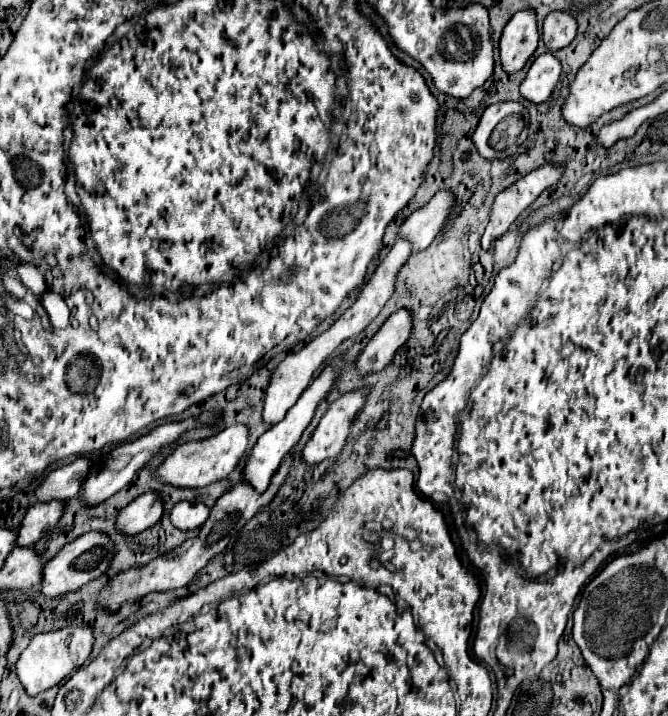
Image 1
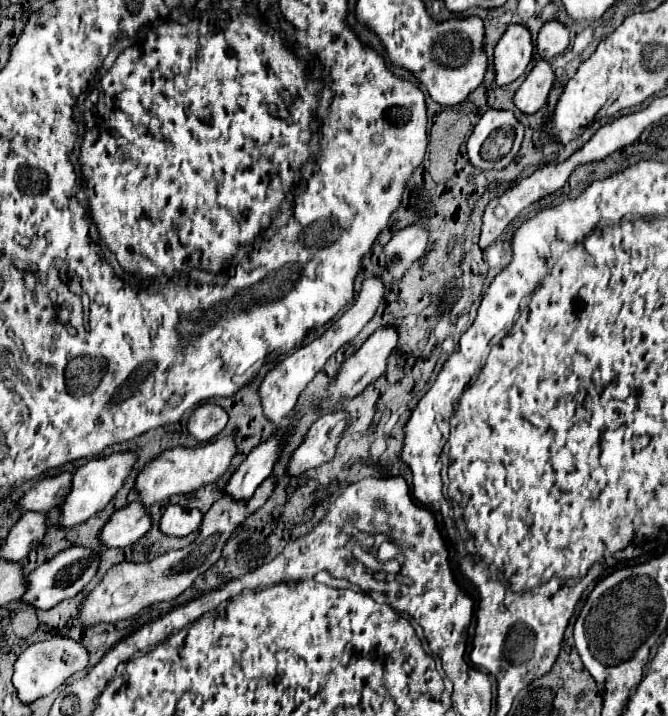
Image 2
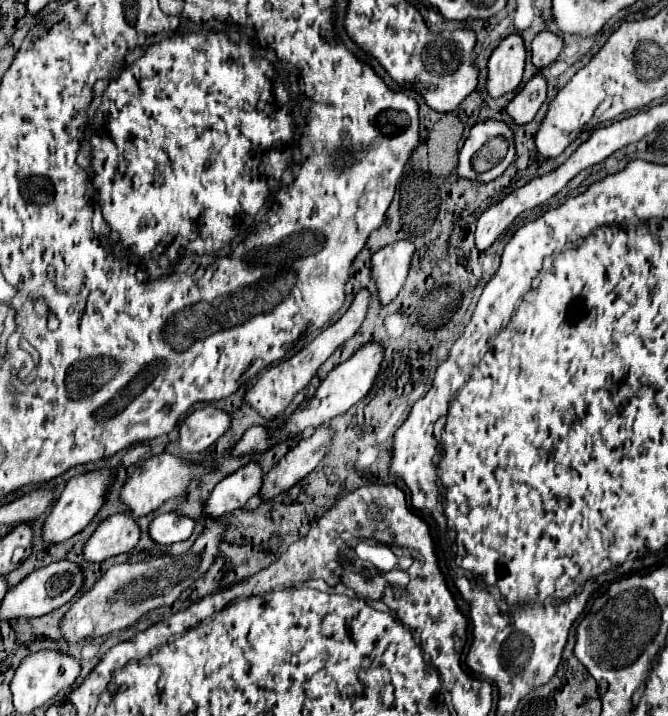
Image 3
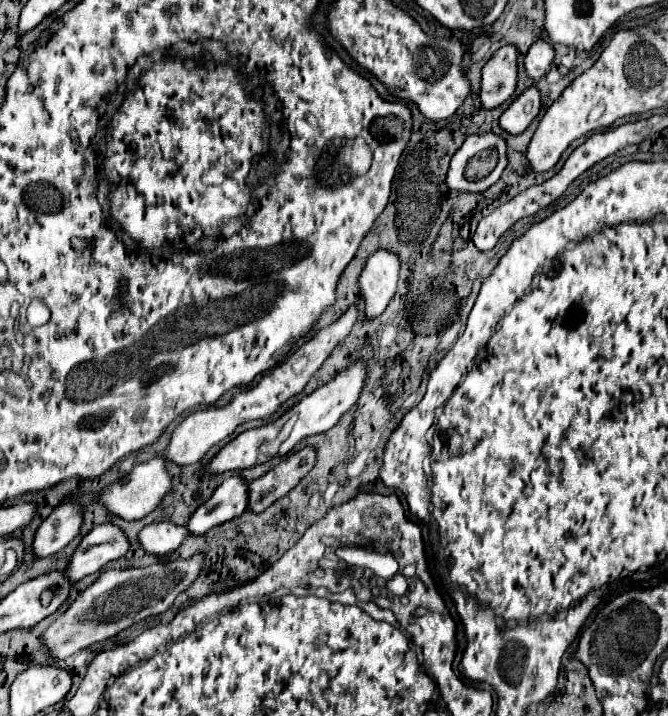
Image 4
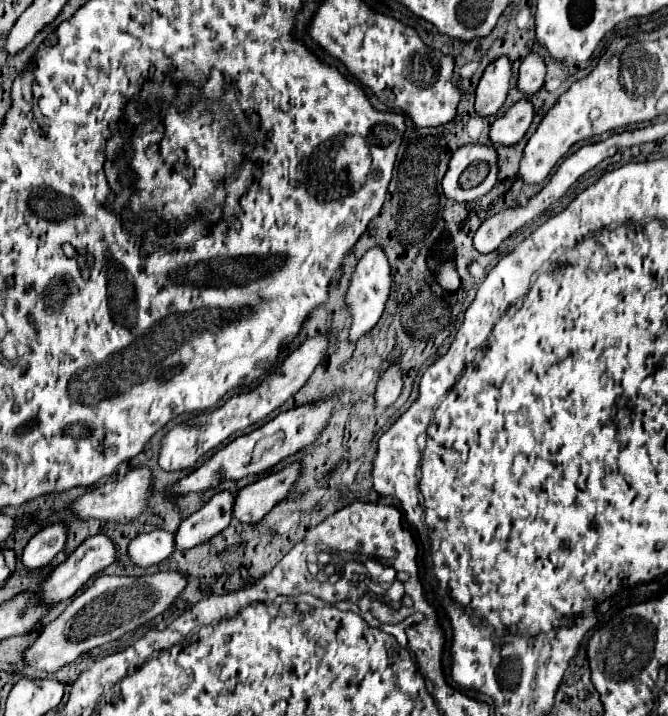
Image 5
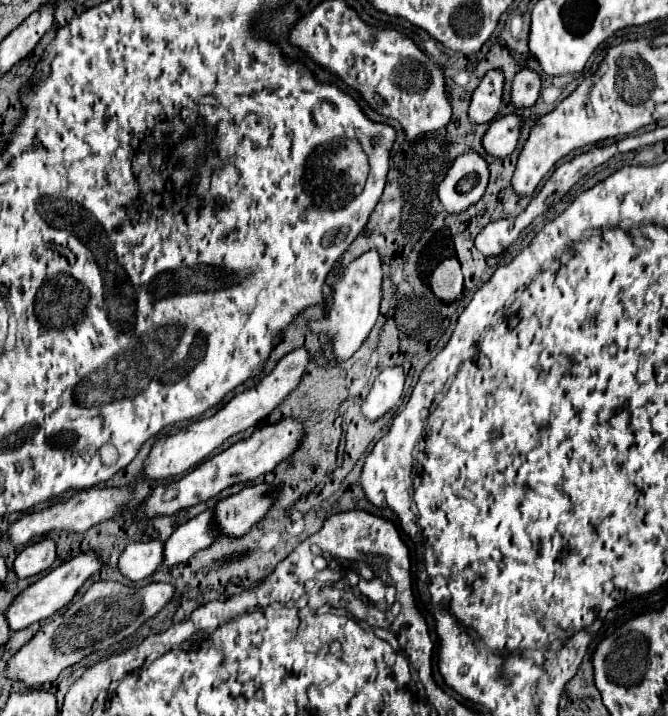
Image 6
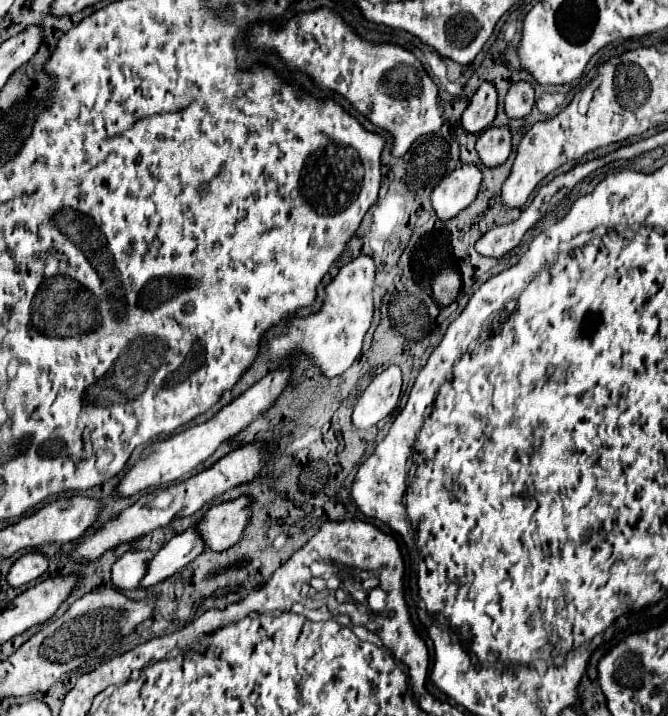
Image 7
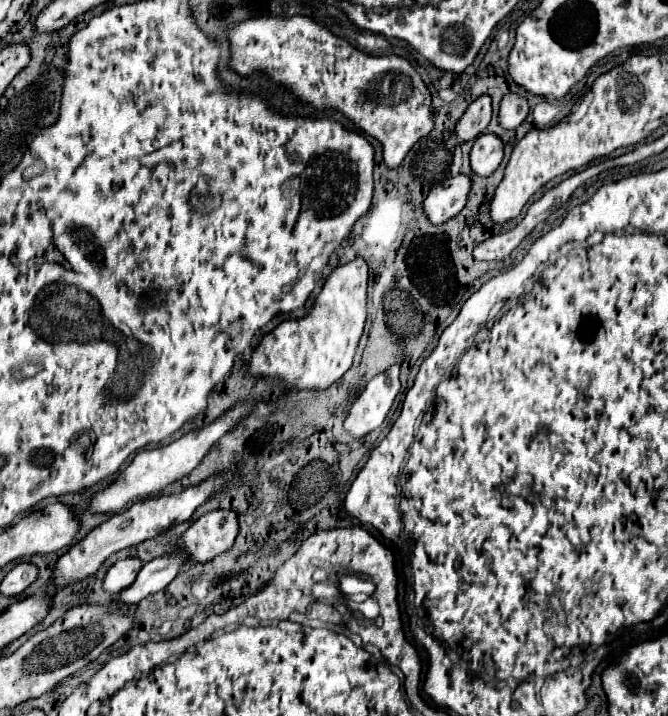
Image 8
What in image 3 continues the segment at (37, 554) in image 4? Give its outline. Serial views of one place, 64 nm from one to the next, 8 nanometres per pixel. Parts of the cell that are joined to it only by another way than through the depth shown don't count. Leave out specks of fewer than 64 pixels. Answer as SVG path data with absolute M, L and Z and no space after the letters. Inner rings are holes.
M106 468L72 478L72 480L66 484L66 488L62 490L58 502L54 504L50 516L48 516L46 522L44 522L42 540L44 540L48 546L52 546L52 544L60 544L60 542L76 536L78 532L82 532L82 530L88 526L88 522L96 516L96 512L100 510L102 500L104 500L104 492L106 492L110 480L112 480L112 472L106 470Z

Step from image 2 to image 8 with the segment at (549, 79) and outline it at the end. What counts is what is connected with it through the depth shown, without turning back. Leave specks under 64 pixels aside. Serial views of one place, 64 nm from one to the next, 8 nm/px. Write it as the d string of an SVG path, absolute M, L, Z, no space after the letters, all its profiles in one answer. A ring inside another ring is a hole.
M480 134L474 140L472 152L470 152L470 172L472 176L486 178L490 176L498 164L502 162L502 140L492 134Z

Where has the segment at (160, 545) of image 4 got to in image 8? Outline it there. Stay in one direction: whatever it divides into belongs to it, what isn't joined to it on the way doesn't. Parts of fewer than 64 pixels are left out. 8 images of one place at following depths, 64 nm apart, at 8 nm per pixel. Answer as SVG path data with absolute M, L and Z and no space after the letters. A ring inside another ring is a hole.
M138 558L118 560L106 572L104 582L102 582L102 590L106 590L106 592L110 592L110 594L116 596L118 592L122 592L124 588L128 588L134 582L134 578L136 578L136 574L138 574L140 568L142 568L142 562Z

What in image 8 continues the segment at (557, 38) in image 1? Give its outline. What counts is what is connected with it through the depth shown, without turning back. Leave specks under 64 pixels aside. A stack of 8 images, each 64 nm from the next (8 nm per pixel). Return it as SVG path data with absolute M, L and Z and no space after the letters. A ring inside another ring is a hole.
M510 92L502 98L500 102L500 110L498 110L498 124L504 130L514 130L518 128L528 116L528 102L524 92Z

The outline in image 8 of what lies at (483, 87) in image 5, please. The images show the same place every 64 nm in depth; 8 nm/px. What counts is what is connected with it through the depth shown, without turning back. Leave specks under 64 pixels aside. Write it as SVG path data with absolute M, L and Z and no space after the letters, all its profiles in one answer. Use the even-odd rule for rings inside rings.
M480 96L468 106L464 116L458 120L454 134L462 142L474 140L486 130L490 120L492 120L492 102L488 96Z

